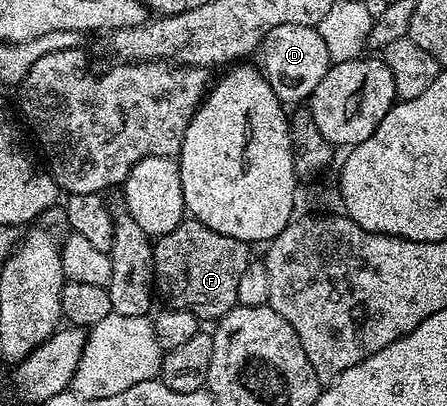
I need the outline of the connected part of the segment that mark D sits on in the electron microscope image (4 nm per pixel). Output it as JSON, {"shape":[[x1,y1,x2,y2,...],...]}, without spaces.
{"shape":[[282,24,272,28,261,43,261,56,262,72,274,94,286,106,296,106,307,101,332,65,319,29,308,25]]}

